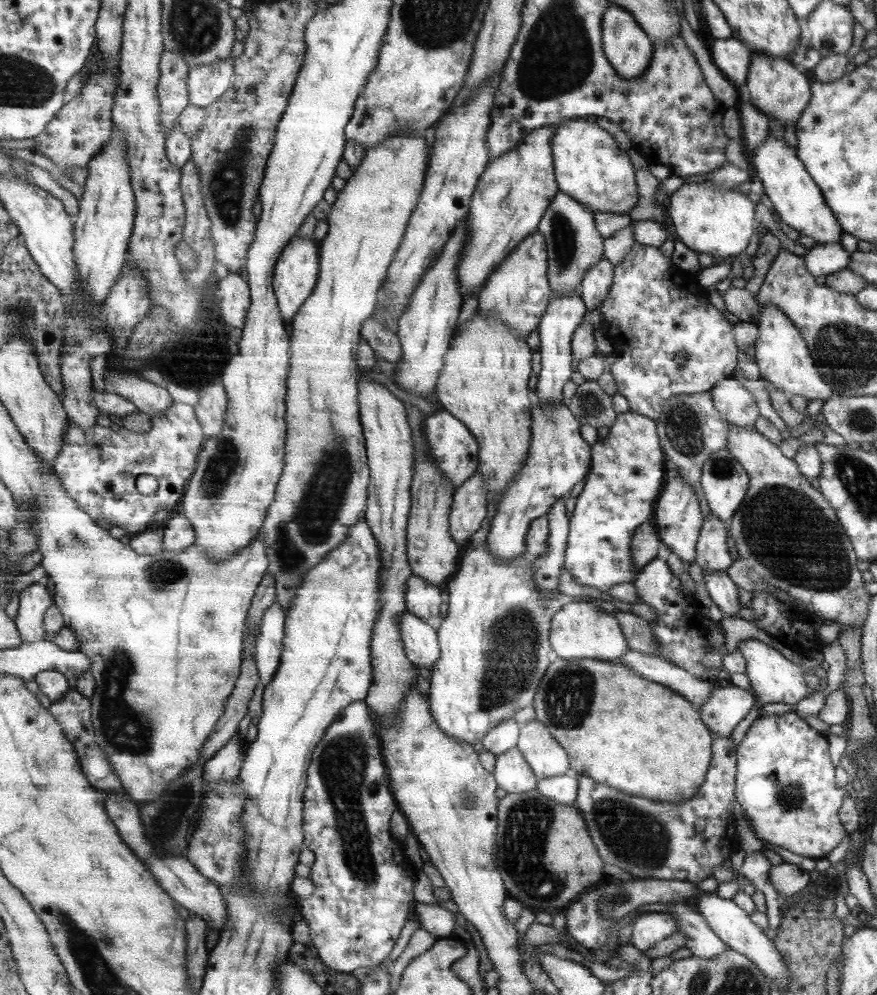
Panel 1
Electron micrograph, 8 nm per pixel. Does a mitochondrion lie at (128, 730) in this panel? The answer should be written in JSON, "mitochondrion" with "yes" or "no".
{"mitochondrion":"yes"}

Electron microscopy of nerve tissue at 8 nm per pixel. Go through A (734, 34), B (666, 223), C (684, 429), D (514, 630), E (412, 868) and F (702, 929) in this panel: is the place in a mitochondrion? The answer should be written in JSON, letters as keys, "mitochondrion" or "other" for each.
{"A":"other","B":"other","C":"mitochondrion","D":"mitochondrion","E":"other","F":"other"}

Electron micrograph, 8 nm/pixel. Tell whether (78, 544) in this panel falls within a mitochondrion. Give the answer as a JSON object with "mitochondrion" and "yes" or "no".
{"mitochondrion":"yes"}

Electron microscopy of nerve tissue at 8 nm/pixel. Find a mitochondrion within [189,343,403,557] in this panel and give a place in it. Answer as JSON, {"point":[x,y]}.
{"point":[222,464]}

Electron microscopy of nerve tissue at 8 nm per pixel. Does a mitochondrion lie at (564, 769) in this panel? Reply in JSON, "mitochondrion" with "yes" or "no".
{"mitochondrion":"no"}

